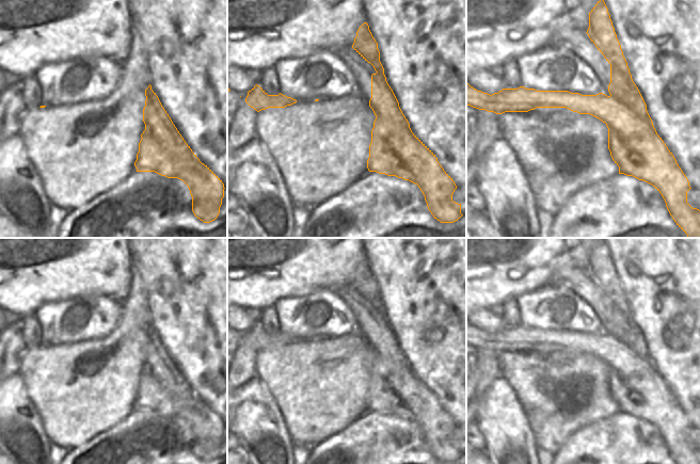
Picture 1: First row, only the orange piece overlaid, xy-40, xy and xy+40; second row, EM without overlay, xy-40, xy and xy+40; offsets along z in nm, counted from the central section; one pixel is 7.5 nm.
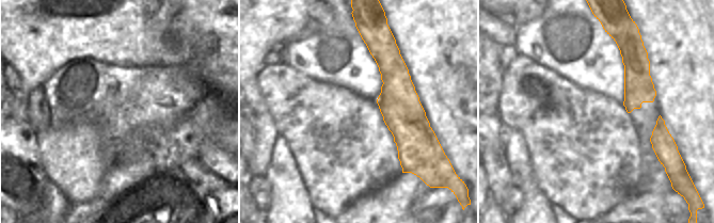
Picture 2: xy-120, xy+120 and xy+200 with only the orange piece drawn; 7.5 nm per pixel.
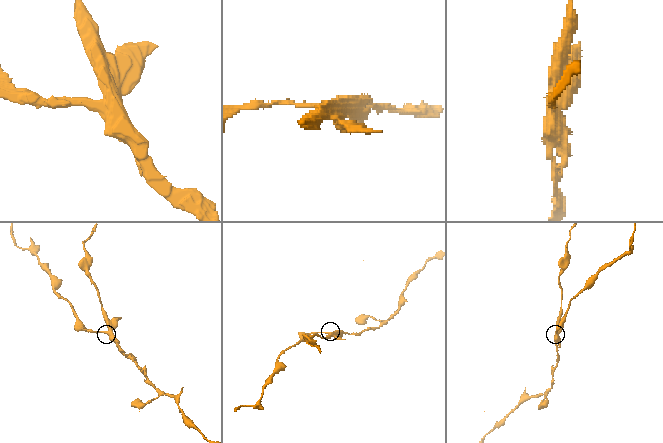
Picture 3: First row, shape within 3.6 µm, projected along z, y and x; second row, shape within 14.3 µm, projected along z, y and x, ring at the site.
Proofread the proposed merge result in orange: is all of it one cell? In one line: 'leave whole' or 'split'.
split

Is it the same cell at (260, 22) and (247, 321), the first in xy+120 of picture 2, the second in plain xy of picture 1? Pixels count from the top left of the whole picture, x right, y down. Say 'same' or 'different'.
different

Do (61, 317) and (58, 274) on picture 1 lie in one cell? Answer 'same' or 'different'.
different

